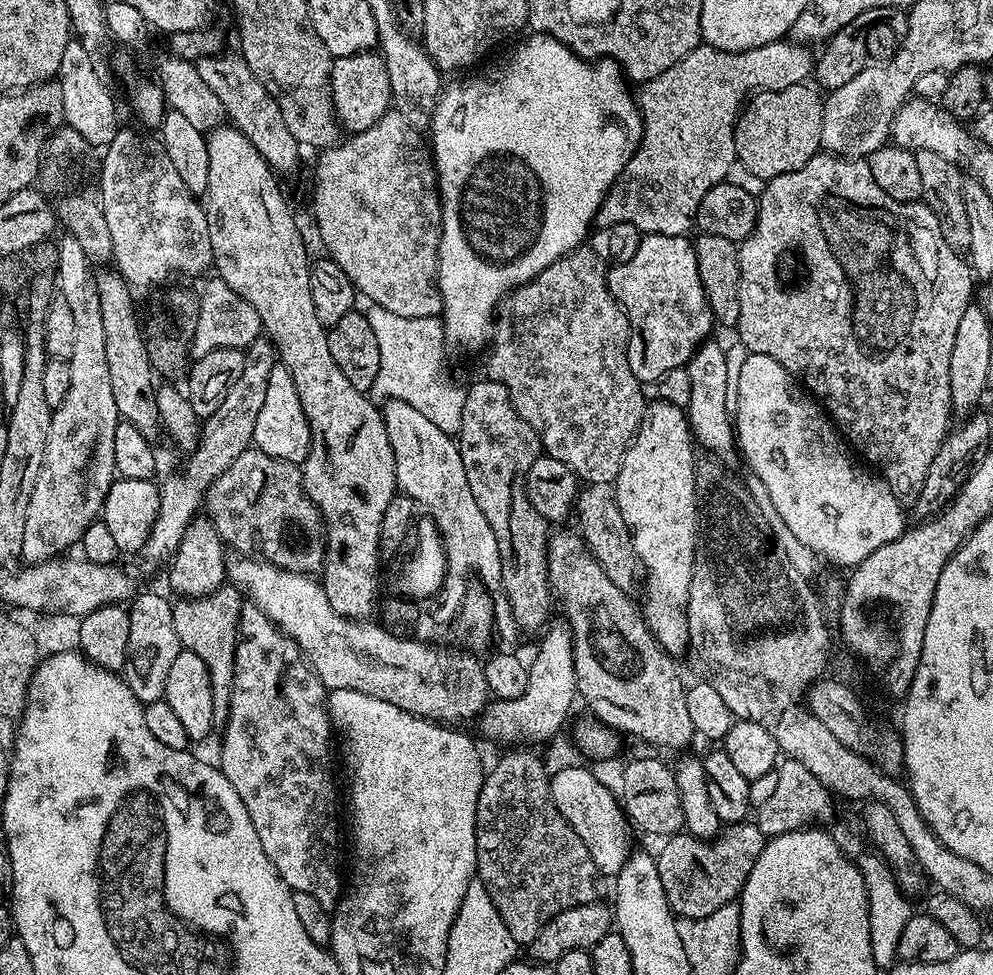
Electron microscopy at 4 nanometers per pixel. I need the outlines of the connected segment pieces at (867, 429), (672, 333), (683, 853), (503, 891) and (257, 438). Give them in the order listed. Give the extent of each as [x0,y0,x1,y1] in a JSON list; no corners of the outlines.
[[734,150,974,506],[606,235,712,386],[656,822,766,920],[476,796,598,946],[252,362,312,466]]

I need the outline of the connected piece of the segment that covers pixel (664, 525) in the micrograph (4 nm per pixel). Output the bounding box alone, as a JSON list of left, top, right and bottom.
[614,398,698,597]

